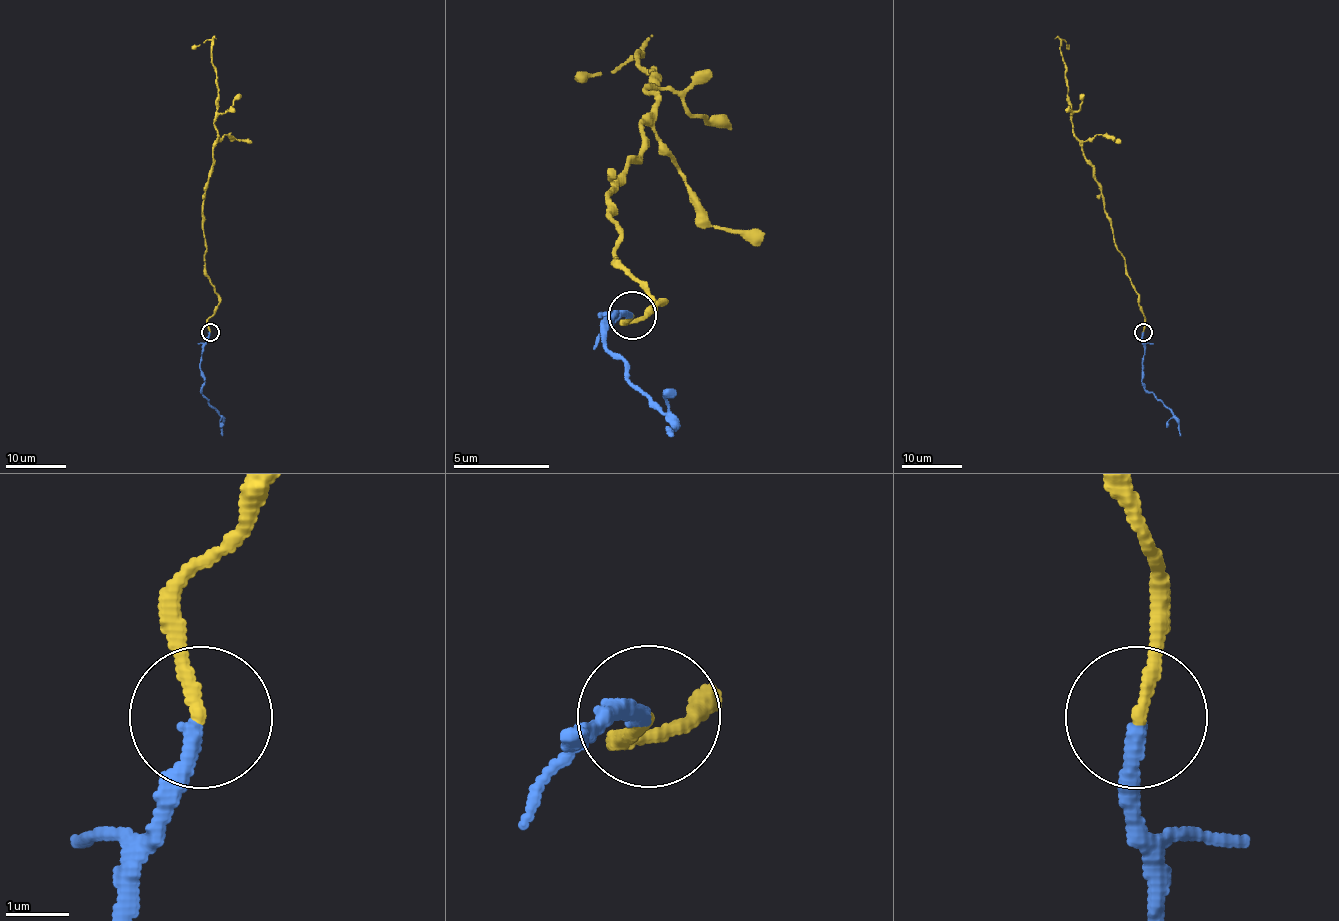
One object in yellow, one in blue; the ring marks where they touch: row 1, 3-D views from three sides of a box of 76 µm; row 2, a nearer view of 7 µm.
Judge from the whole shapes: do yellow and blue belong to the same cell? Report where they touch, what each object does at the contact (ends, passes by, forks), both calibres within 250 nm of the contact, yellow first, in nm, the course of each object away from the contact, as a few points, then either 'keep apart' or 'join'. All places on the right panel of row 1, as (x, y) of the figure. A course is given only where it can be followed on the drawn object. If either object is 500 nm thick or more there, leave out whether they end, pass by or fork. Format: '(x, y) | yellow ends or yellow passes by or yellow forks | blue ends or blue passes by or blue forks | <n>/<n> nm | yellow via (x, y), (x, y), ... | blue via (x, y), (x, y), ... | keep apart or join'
(1143, 332) | yellow ends | blue ends | 200/280 nm | yellow via (1142, 331), (1138, 293), (1116, 246), (1100, 183), (1071, 124), (1060, 42), (1068, 48) | blue via (1144, 331), (1142, 384), (1174, 416), (1180, 436) | join

